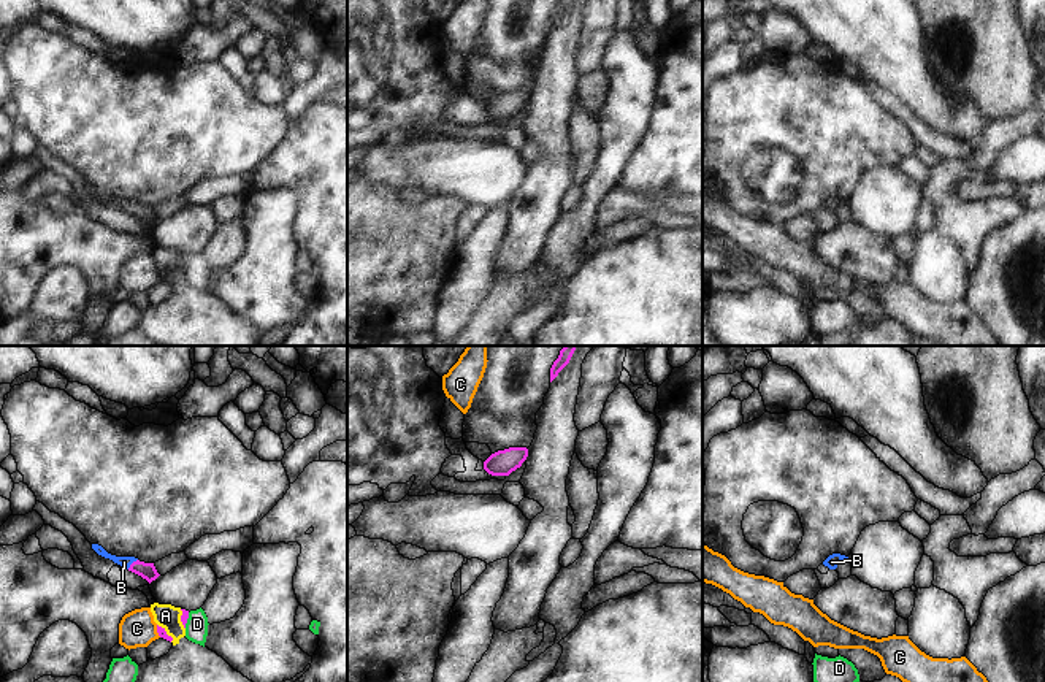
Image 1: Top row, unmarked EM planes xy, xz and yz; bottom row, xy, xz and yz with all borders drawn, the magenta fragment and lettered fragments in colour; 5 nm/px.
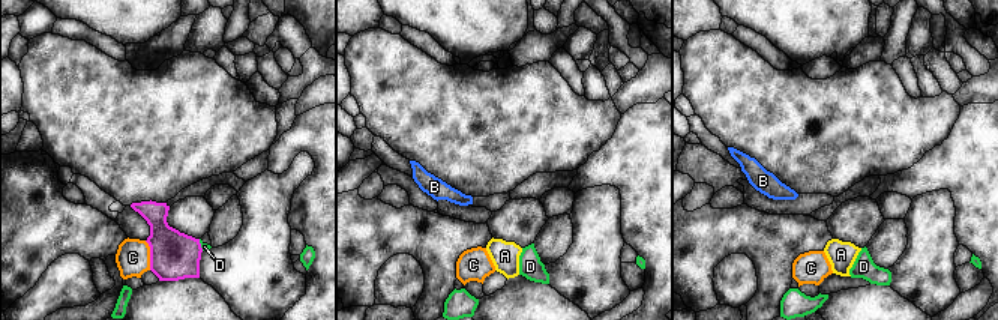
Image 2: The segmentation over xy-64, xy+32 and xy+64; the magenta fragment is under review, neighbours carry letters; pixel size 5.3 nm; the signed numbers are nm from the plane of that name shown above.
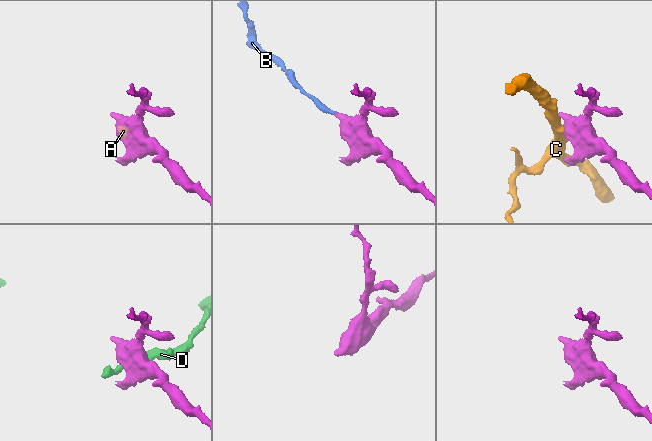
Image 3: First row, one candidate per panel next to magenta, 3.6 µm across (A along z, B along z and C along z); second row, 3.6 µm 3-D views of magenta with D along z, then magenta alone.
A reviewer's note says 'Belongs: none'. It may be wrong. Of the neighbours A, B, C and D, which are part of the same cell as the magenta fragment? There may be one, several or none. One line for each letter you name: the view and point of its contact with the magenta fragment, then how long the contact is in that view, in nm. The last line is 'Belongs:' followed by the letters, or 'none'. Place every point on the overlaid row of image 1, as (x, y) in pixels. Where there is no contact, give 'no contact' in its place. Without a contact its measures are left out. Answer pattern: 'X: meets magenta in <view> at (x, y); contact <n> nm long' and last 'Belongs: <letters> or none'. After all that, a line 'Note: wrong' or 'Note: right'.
B: meets magenta in xy at (132, 563); contact 80 nm long
Belongs: B
Note: wrong

